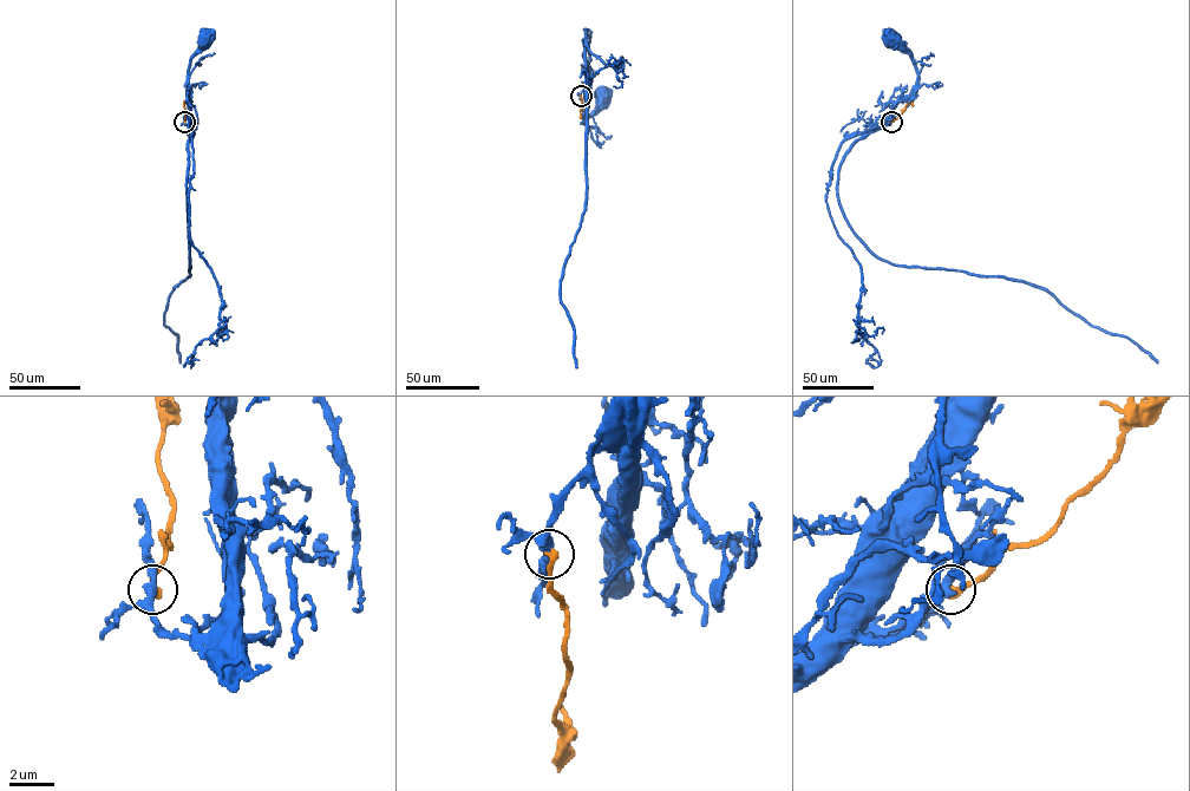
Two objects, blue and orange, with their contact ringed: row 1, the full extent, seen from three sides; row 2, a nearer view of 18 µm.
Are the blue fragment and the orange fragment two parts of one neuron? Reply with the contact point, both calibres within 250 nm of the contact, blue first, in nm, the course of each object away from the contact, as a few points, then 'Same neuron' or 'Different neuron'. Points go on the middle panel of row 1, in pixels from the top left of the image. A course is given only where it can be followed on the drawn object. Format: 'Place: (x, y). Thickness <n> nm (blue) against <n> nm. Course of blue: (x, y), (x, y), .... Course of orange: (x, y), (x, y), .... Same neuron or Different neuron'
Place: (581, 96). Thickness 400 nm (blue) against 340 nm. Course of blue: (580, 95), (584, 89), (584, 123), (597, 108), (602, 96). Course of orange: (580, 96), (581, 118). Different neuron

